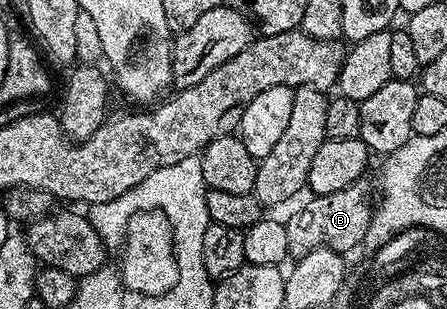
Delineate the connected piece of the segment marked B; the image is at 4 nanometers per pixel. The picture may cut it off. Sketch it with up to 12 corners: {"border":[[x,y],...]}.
{"border":[[363,190],[314,196],[285,217],[288,250],[349,254],[366,238]]}

